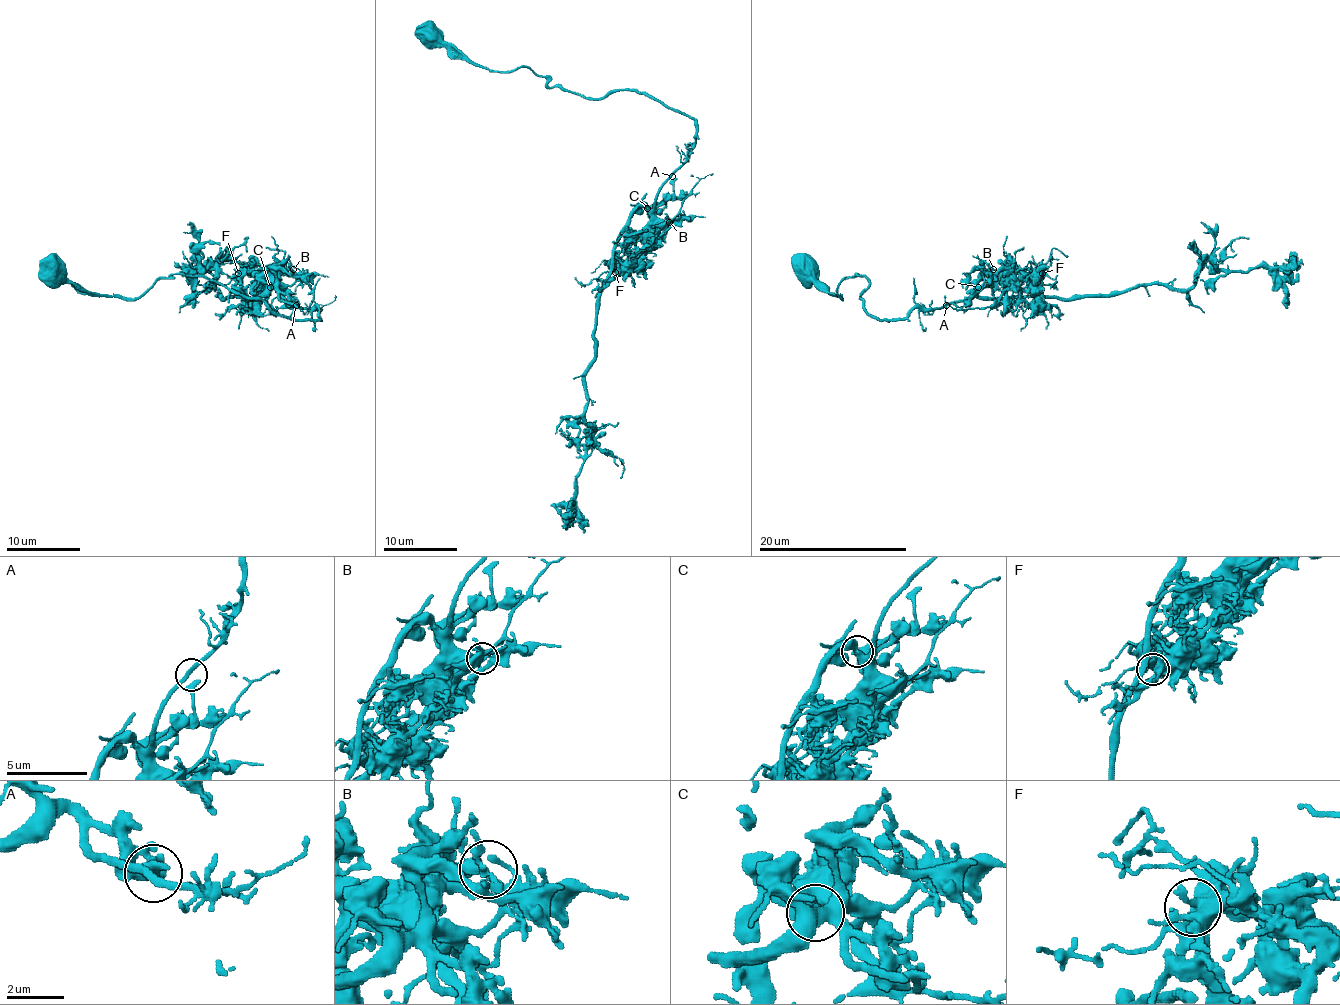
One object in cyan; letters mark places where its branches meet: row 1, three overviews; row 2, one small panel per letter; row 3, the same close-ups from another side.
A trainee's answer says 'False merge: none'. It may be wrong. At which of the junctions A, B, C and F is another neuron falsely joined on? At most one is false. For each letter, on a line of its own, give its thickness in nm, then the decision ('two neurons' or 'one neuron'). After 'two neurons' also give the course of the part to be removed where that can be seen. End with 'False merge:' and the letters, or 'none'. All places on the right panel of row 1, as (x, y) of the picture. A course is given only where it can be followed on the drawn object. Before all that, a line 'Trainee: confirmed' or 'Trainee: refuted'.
Trainee: refuted
A: 200 nm | one neuron
B: 170 nm | two neurons | (992, 270), (1009, 271), (1009, 286), (991, 307), (952, 308), (944, 301), (944, 295)
C: 420 nm | one neuron
F: 440 nm | one neuron
False merge: B

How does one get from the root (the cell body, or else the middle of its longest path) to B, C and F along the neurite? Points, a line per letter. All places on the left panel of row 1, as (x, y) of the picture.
B: (290, 303), (279, 297), (277, 286), (290, 284), (296, 279), (292, 270)
C: (290, 303), (283, 301), (270, 286)
F: (290, 303), (283, 301), (270, 283), (251, 273), (238, 273)

